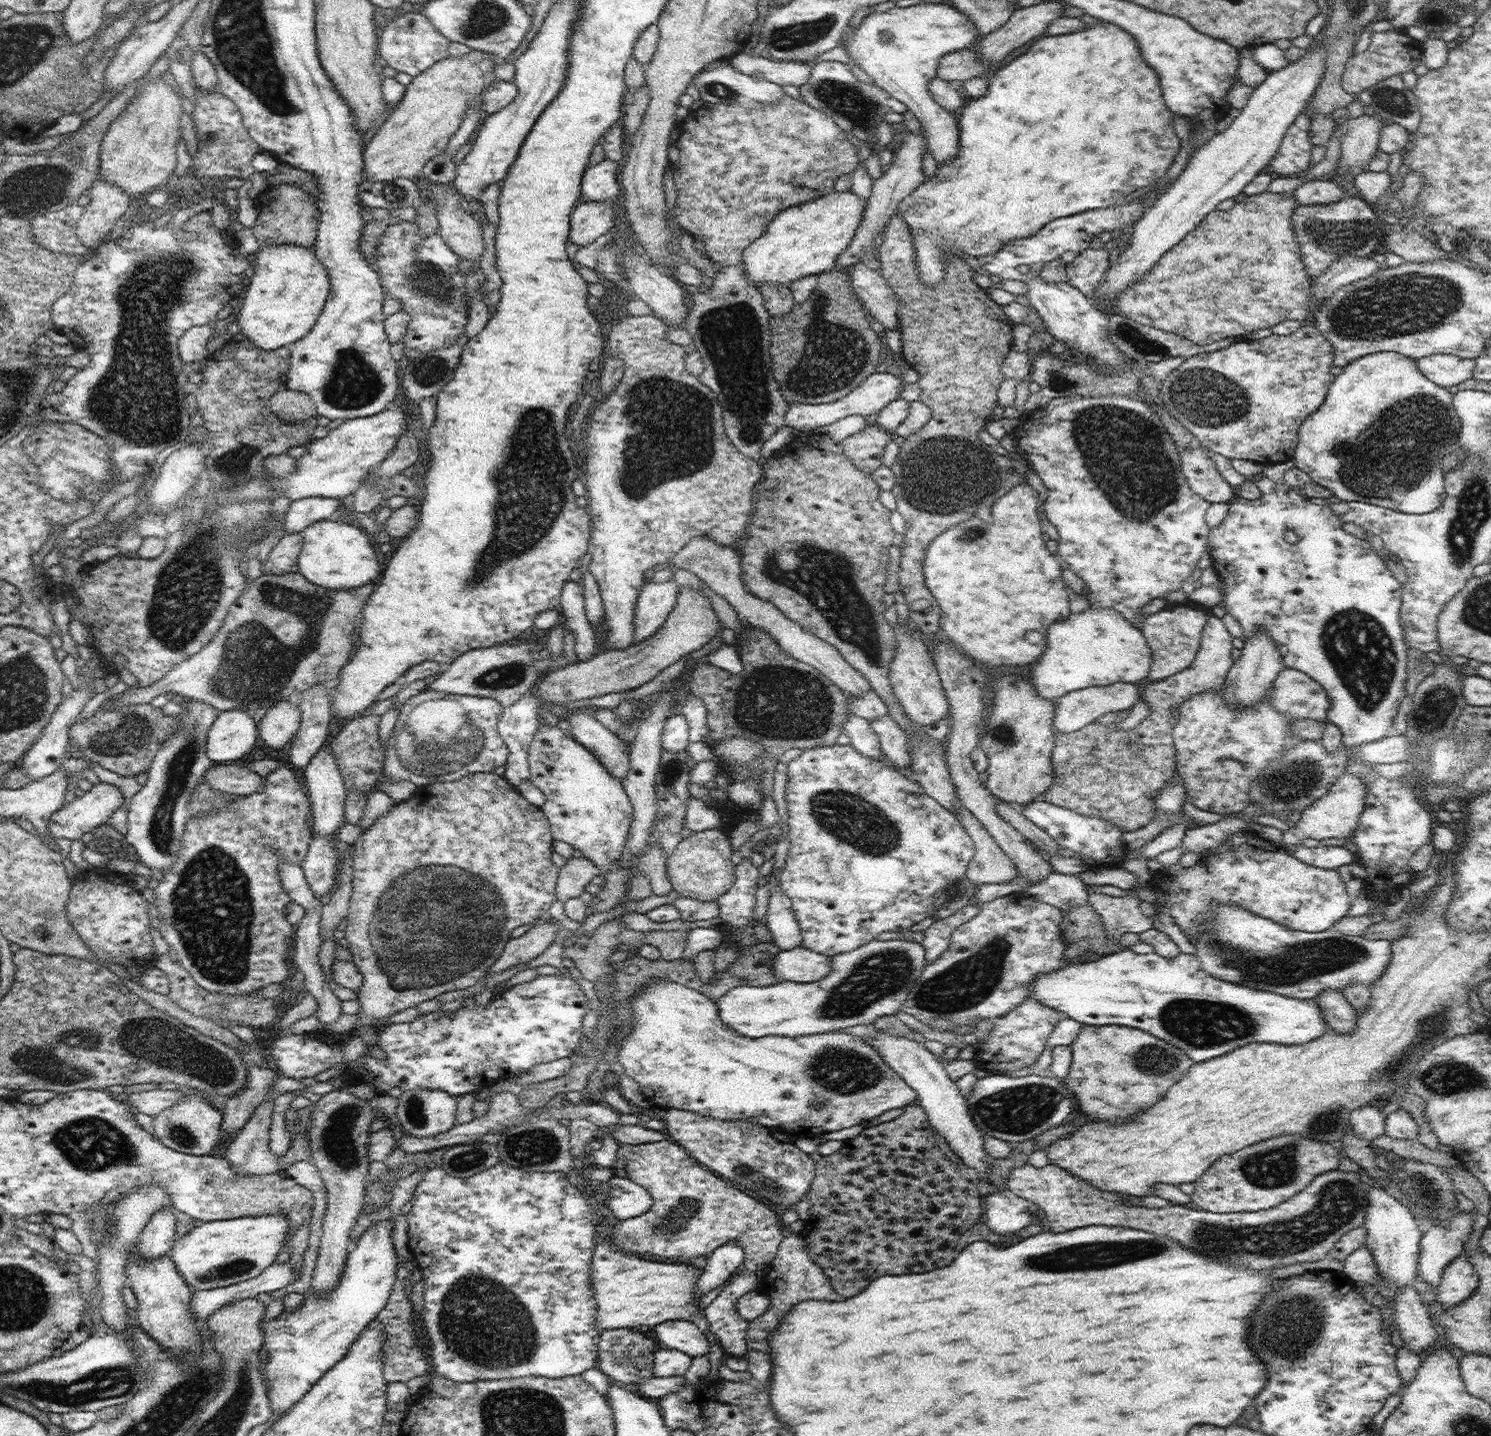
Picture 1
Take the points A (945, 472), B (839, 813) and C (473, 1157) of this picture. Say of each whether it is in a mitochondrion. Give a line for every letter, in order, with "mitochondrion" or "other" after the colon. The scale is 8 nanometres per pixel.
A: mitochondrion
B: mitochondrion
C: mitochondrion

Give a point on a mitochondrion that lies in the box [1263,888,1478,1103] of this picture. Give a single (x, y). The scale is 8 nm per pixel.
(1435, 1023)

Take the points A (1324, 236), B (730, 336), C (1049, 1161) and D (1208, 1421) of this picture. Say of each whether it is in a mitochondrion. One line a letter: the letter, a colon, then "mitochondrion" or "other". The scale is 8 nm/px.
A: mitochondrion
B: mitochondrion
C: other
D: other

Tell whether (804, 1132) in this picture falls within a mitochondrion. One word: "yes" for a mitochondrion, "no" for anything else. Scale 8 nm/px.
no

